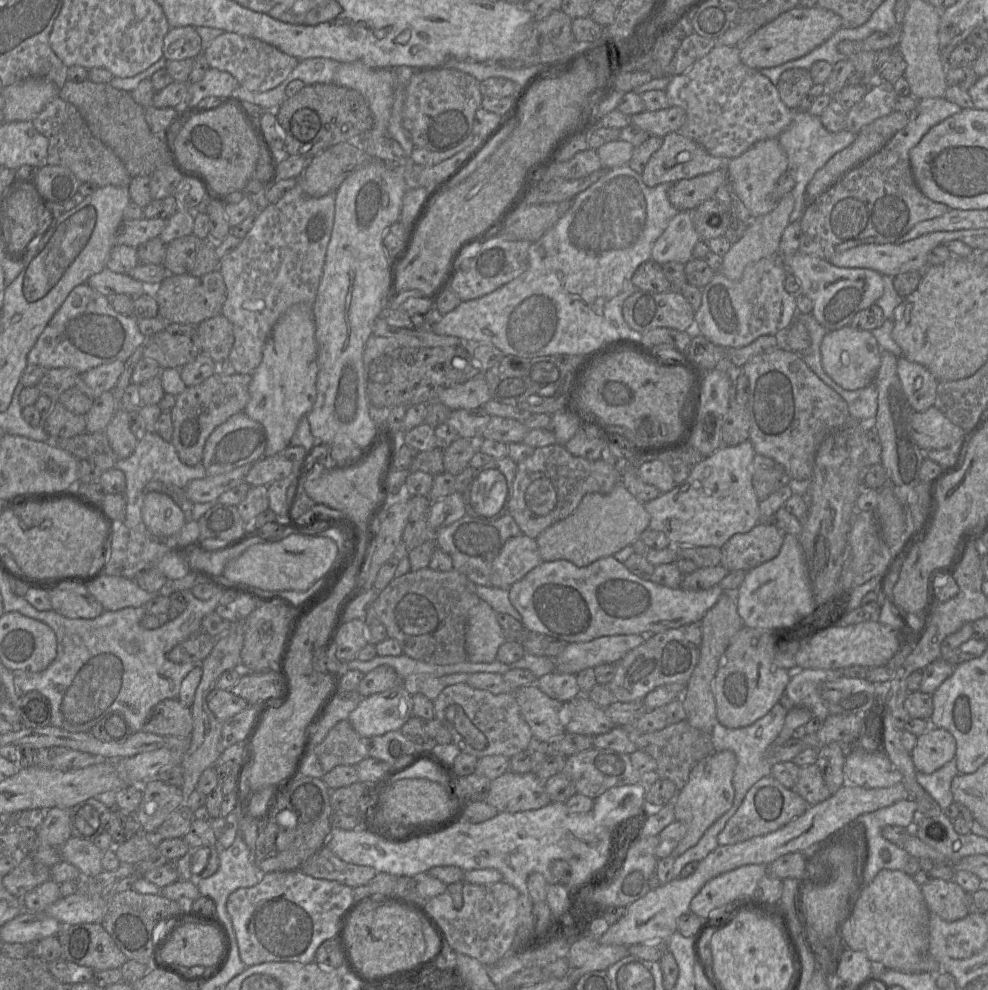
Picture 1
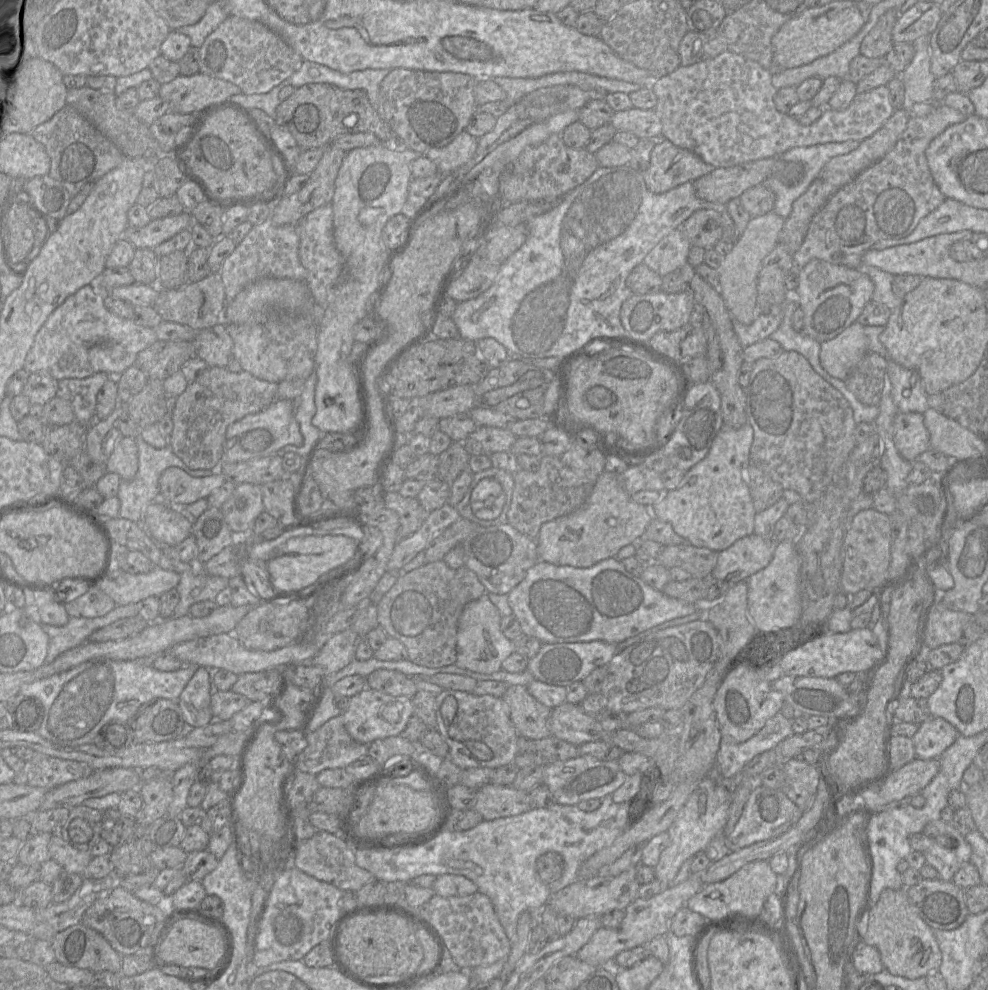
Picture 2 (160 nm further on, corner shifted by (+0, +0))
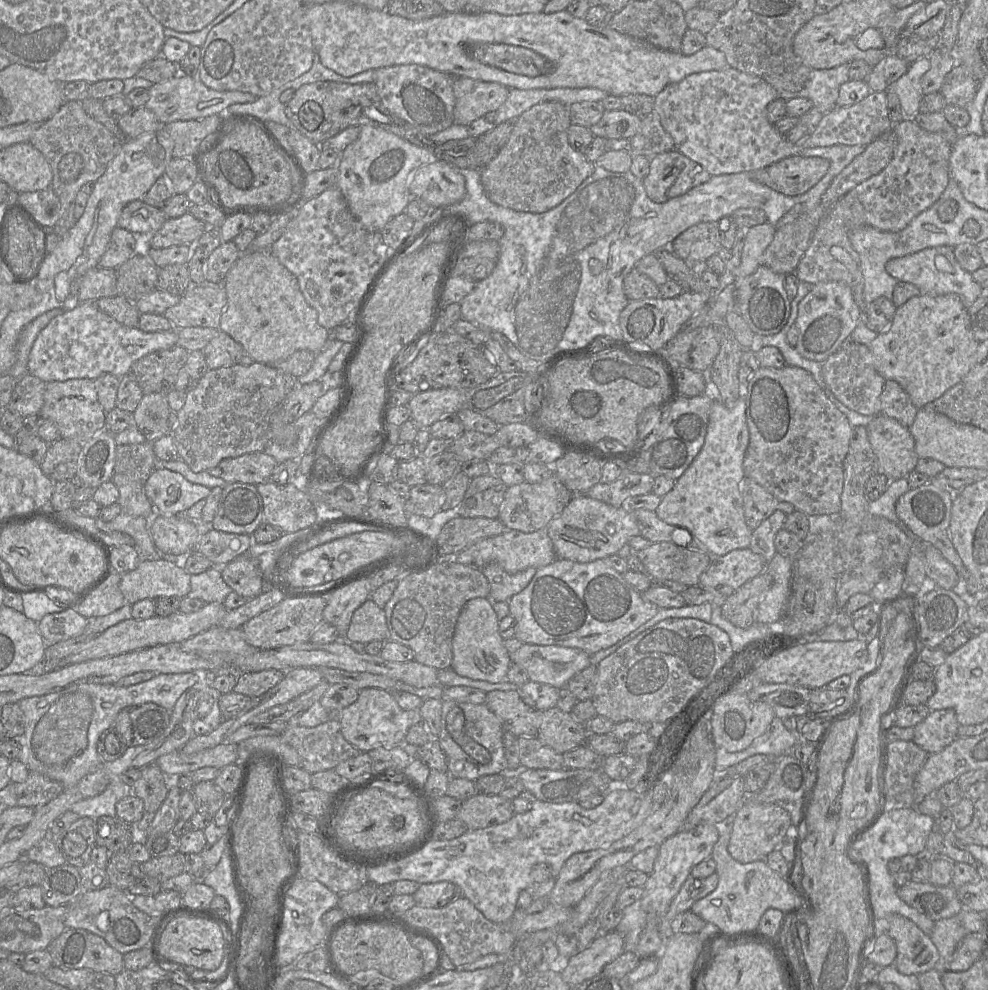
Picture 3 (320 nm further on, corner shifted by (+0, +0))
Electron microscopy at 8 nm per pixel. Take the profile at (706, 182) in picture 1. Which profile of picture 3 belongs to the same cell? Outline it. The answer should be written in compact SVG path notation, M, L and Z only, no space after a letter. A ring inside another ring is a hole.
M794 155L784 158L772 165L756 171L748 171L753 173L753 178L788 196L796 196L807 192L827 173L830 167L829 160L821 157L811 156L804 157L802 155Z

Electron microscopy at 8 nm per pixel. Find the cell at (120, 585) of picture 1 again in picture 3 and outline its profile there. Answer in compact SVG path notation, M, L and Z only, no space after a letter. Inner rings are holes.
M142 558L134 570L121 575L119 589L126 599L126 604L134 604L146 598L155 600L162 596L184 598L190 591L190 577L182 566L182 559Z

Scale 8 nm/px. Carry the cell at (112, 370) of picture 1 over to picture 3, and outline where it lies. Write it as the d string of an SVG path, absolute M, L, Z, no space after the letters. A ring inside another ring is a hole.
M69 379L46 383L44 403L39 416L53 421L60 437L83 443L106 427L106 412L98 400L94 380Z

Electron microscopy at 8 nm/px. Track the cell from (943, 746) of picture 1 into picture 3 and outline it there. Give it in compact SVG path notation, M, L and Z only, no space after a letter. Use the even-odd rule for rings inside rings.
M953 709L930 711L923 721L914 726L913 741L929 754L938 753L958 737L958 728L959 724Z

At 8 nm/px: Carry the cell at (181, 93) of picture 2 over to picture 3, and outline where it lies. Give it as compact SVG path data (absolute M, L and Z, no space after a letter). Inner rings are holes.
M181 73L166 81L153 84L148 90L149 100L145 107L154 113L161 124L223 114L230 105L254 102L257 99L255 95L247 92L213 90L203 84L197 76Z

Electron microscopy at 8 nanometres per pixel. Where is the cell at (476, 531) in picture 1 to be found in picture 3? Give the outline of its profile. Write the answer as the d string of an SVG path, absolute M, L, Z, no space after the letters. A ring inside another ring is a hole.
M490 562L483 569L490 584L489 597L492 602L504 602L525 589L537 572L537 568L529 567L515 574L506 572L496 562Z

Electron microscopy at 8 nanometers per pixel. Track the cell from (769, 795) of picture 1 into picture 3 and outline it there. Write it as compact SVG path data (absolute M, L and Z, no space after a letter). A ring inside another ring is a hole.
M745 800L744 804L732 817L732 832L728 851L733 859L745 864L766 857L791 836L793 826L789 813L780 806Z

